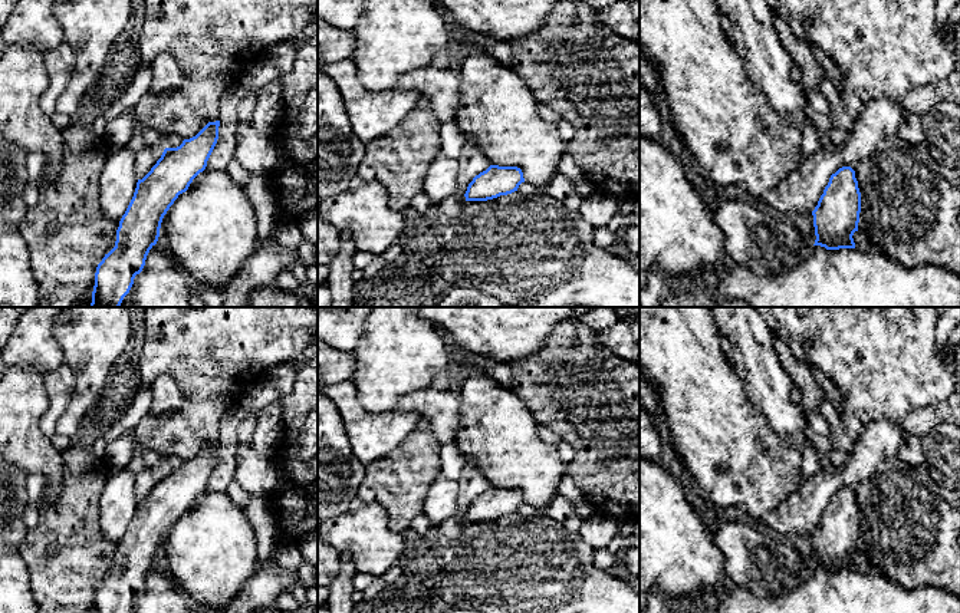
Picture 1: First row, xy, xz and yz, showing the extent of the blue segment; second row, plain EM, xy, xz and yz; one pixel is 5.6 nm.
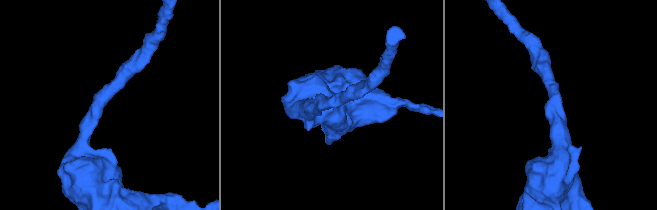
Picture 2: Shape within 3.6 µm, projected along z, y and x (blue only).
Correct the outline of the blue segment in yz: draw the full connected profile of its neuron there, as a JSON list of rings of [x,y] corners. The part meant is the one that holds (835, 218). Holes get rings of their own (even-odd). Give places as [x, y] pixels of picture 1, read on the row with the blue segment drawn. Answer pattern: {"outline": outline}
{"outline": [[[842,167],[831,175],[828,185],[812,211],[815,244],[826,250],[855,248],[854,233],[858,231],[861,192],[855,171]]]}

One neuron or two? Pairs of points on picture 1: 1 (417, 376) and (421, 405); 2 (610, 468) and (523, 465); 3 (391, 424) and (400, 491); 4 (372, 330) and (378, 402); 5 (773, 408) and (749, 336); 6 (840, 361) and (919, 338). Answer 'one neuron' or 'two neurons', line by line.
1: two neurons
2: two neurons
3: two neurons
4: one neuron
5: one neuron
6: one neuron

